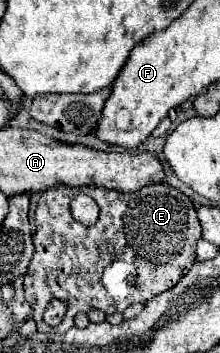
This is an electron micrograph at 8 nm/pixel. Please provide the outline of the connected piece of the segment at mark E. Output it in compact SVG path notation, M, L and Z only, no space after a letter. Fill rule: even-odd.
M55 185L45 189L35 209L35 233L33 233L35 253L25 273L25 299L35 311L33 319L37 323L37 331L65 333L75 325L73 319L79 311L89 313L91 309L101 309L105 315L113 315L123 313L135 301L145 303L151 297L161 295L163 291L171 289L191 269L191 265L195 263L195 247L199 239L201 239L201 225L193 201L171 185L147 185L135 193L109 191L93 185L89 187ZM77 193L93 197L101 209L99 221L91 227L85 227L71 217L69 203ZM51 299L61 299L69 305L65 319L57 327L51 327L43 321L45 307L49 305Z

